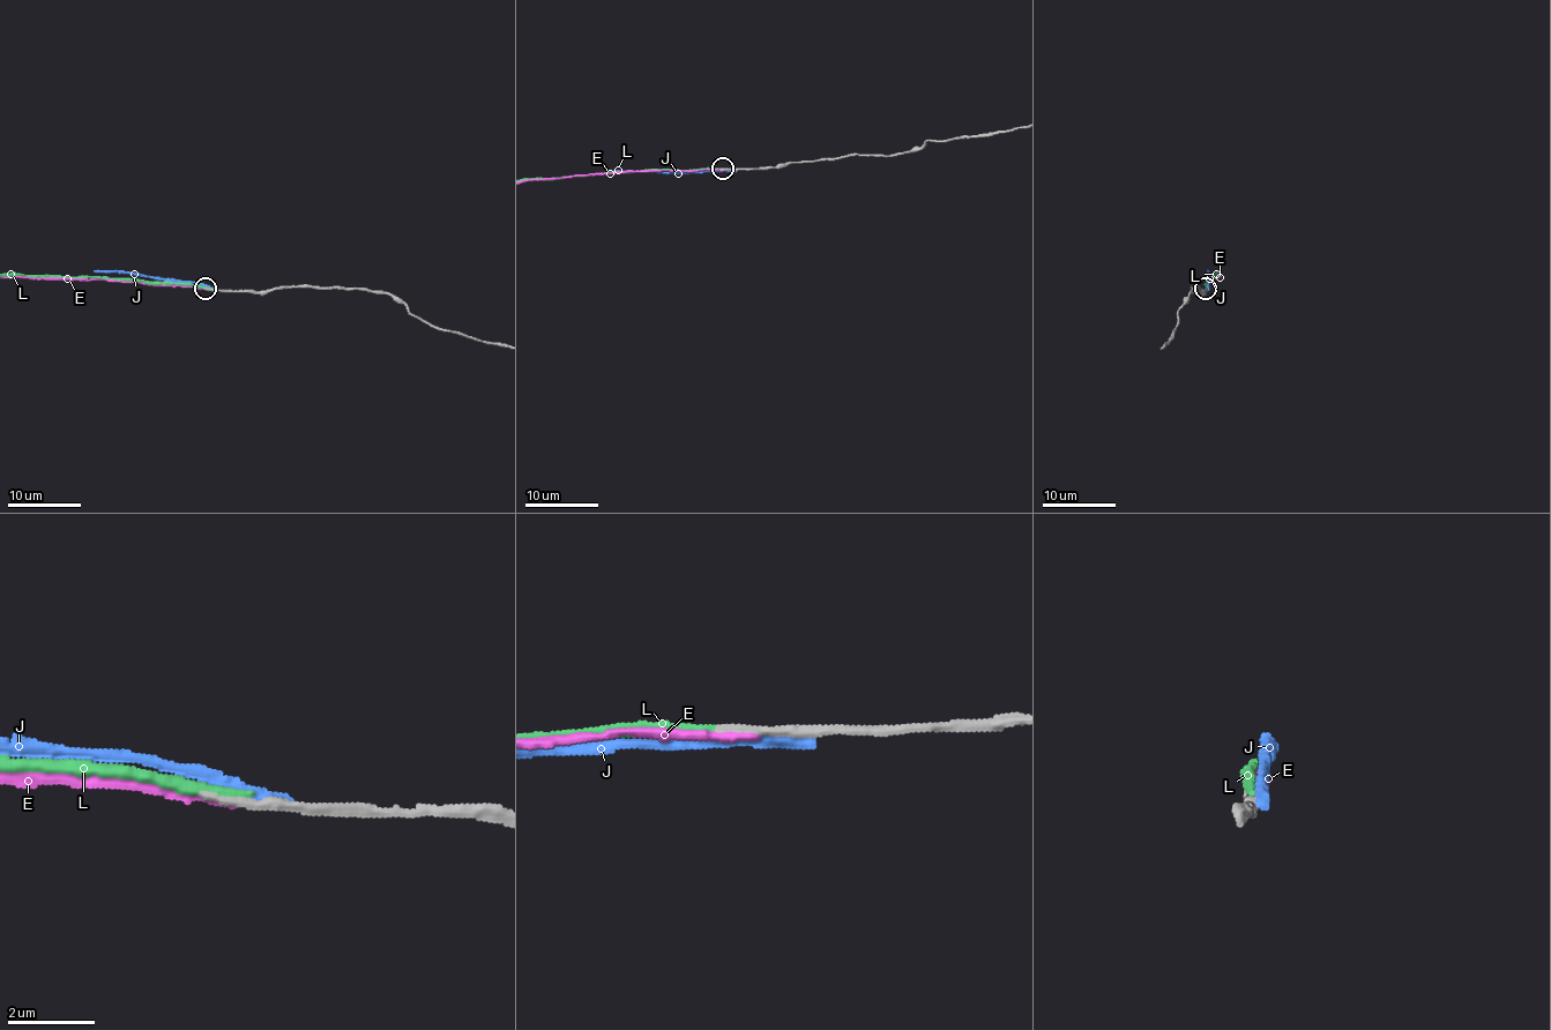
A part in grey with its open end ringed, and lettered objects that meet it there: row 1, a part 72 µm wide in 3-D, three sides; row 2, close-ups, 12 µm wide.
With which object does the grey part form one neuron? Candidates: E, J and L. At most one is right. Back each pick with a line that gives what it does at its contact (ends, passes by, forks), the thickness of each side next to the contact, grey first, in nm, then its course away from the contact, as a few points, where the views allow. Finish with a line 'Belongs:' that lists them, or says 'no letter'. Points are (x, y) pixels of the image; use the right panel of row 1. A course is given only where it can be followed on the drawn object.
L: it ends | 240/220 nm
Belongs: L

